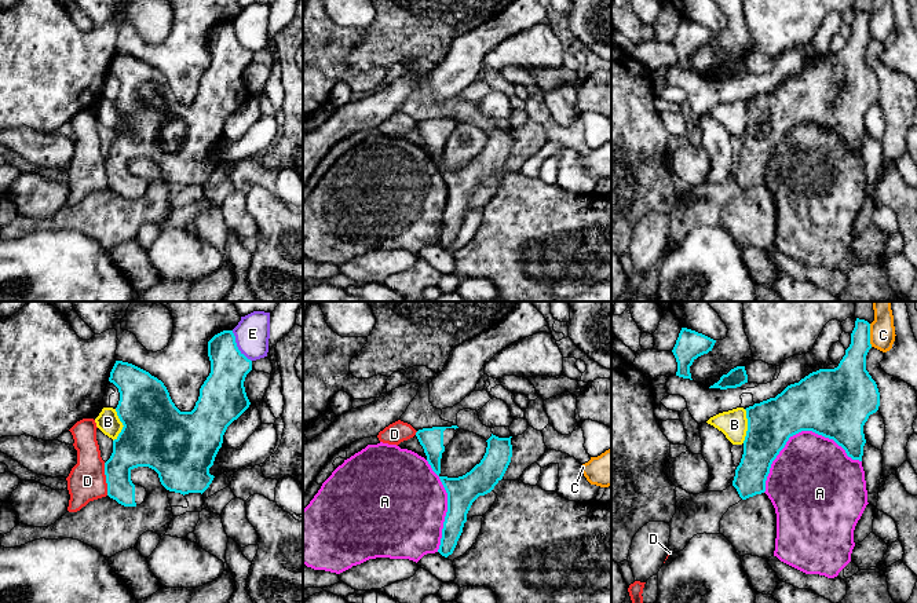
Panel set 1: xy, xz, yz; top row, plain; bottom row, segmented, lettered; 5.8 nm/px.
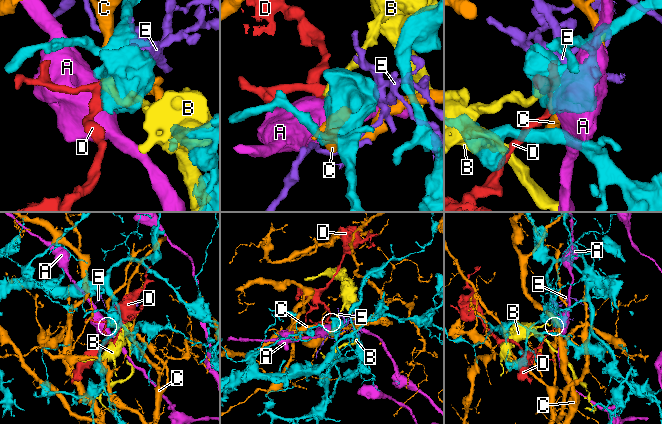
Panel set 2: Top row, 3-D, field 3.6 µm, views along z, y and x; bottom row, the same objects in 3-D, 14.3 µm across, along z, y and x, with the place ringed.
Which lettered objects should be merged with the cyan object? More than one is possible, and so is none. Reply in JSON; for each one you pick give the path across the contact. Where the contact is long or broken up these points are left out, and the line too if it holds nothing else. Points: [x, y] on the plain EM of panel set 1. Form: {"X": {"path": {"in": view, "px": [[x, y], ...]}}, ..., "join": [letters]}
{"join": []}

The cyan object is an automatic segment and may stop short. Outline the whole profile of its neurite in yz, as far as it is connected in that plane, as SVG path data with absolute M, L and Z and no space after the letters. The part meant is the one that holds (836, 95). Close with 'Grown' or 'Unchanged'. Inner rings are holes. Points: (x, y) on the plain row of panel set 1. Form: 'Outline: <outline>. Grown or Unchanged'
Outline: M856 10L851 36L837 59L812 63L799 74L788 77L775 89L745 100L748 123L744 132L744 146L732 172L732 178L742 191L766 183L766 172L772 153L789 129L801 123L812 123L833 131L848 149L862 153L866 135L863 117L880 98L877 76L866 62L866 47L870 40L870 15Z. Unchanged

